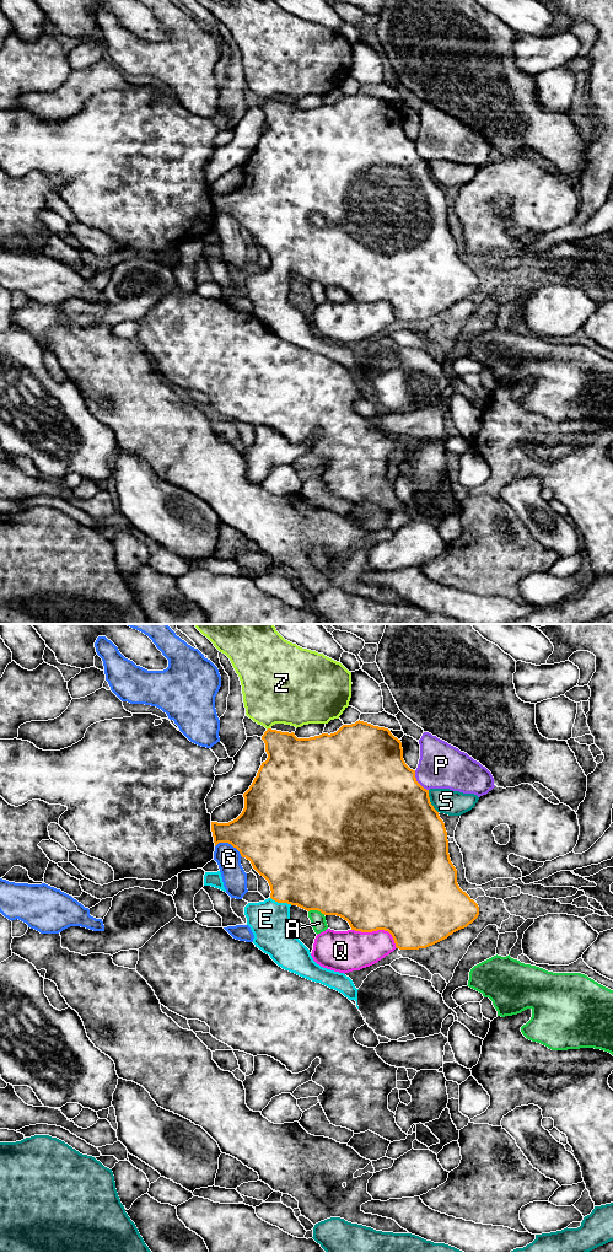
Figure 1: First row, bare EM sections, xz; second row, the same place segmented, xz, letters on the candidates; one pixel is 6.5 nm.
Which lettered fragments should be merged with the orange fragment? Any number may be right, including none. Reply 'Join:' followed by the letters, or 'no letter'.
Join: E

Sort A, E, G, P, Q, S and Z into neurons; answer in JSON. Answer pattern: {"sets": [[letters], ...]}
{"sets": [["A"], ["E"], ["G"], ["P"], ["Q"], ["S"], ["Z"]]}

